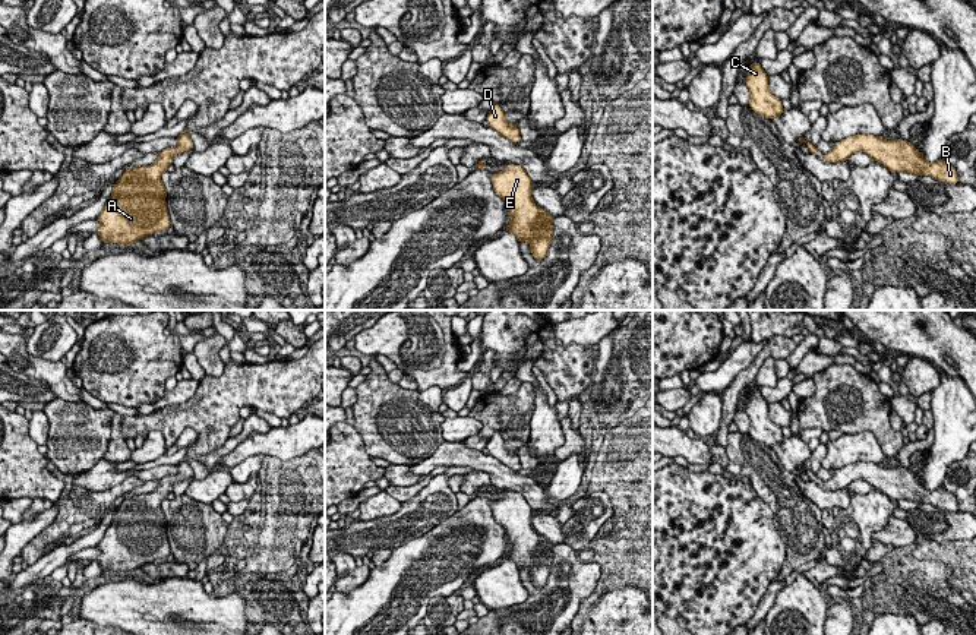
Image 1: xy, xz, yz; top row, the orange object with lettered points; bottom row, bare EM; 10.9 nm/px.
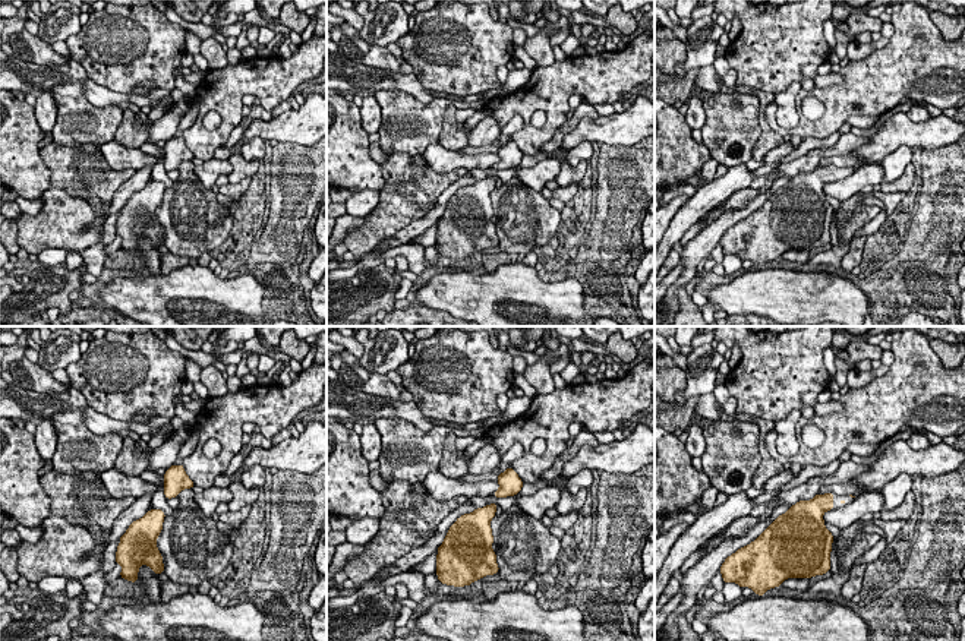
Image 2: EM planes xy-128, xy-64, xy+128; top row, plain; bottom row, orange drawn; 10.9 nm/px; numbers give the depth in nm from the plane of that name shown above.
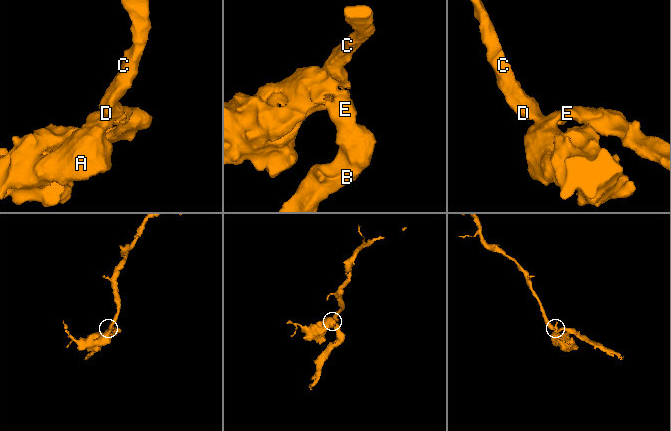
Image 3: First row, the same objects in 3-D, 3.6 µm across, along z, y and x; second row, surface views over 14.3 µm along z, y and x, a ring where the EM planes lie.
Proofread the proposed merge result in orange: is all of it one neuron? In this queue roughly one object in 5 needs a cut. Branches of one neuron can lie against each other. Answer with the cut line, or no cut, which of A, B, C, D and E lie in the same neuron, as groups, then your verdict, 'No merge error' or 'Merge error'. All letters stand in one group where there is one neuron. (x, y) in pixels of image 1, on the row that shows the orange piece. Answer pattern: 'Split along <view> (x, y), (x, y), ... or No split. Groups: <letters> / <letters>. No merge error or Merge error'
No split. Groups: A B C D E. No merge error

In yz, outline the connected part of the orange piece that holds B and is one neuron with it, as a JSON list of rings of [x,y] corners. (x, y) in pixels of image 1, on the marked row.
[[[853,135],[836,142],[834,148],[822,159],[844,162],[852,154],[859,151],[881,162],[893,174],[904,171],[917,176],[931,176],[948,184],[960,183],[956,168],[945,159],[928,162],[913,143],[900,138],[885,140],[874,135]]]

